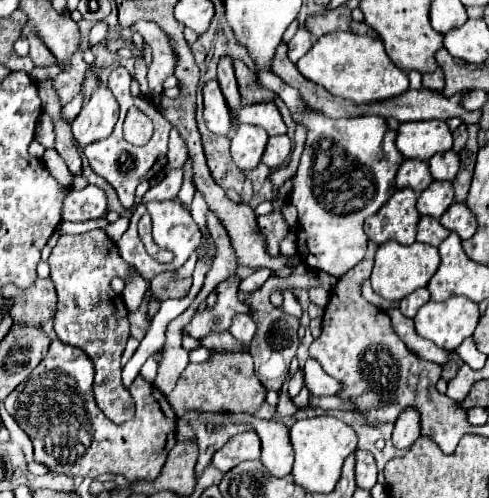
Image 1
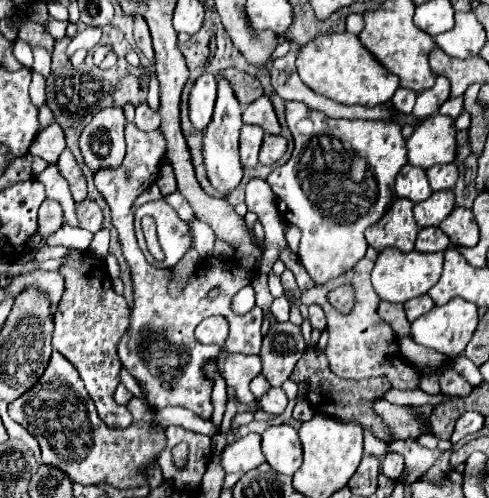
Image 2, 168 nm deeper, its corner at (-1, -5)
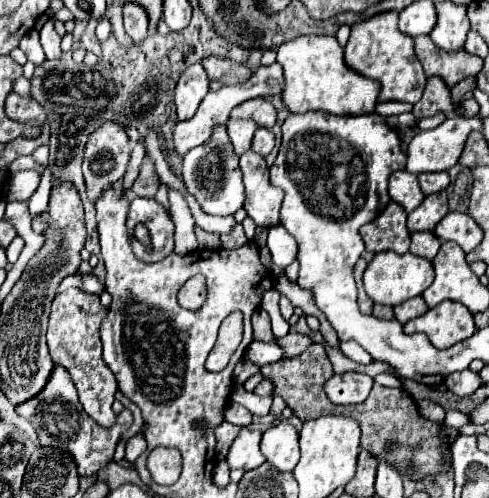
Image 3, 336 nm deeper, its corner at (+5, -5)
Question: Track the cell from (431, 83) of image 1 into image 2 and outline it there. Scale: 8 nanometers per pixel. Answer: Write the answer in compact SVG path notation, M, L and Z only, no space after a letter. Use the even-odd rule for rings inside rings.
M436 77L436 85L432 89L426 89L422 93L418 93L412 117L422 123L424 119L428 119L430 115L434 115L438 111L438 107L450 97L450 81L446 77Z

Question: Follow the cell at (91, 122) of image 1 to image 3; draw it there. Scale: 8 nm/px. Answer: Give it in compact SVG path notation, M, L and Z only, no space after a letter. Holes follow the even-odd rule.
M104 121L96 131L90 133L88 143L84 147L84 161L82 161L82 171L84 171L86 191L90 201L94 201L98 195L102 195L102 191L106 191L106 187L110 187L112 183L124 177L128 159L130 159L130 139L118 123Z

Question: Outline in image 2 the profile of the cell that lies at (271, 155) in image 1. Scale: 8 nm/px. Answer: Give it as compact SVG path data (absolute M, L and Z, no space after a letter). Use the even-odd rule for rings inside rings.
M264 135L264 143L260 147L260 163L274 165L286 153L286 139L282 135Z

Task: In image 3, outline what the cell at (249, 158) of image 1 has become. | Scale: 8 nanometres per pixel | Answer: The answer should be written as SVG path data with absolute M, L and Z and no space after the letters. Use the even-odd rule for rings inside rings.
M248 119L248 121L228 121L226 127L228 127L230 141L234 145L234 153L244 155L252 145L252 139L254 139L258 125Z

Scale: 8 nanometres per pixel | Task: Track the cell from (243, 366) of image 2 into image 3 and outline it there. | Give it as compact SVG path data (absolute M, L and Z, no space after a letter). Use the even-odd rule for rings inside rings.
M230 401L228 407L224 409L224 417L226 417L226 421L230 421L234 425L240 425L240 427L246 427L246 425L252 423L252 413L246 407L242 407L234 401Z

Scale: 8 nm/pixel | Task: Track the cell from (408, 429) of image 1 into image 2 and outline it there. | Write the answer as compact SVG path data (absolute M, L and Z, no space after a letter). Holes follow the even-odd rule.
M388 453L382 461L382 475L390 481L398 481L404 471L404 457L400 453Z

